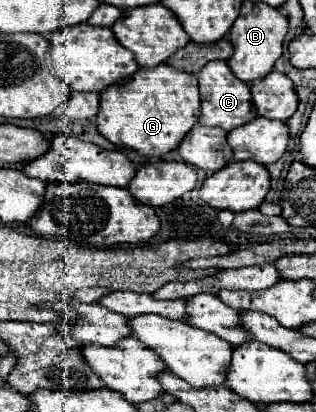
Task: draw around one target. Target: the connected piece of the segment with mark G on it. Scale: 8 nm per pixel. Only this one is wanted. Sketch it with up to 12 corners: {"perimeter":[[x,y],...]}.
{"perimeter":[[140,68],[100,94],[98,132],[162,156],[200,118],[198,80]]}

